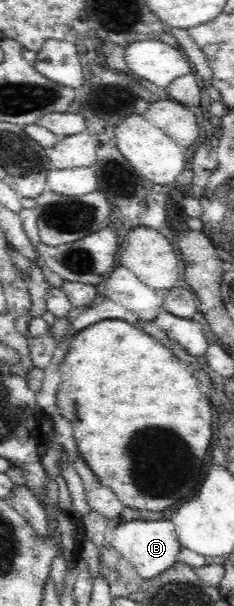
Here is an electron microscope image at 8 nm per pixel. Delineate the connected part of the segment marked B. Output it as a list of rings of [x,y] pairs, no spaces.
[[[168,518],[118,520],[112,524],[109,538],[109,544],[113,549],[116,549],[122,557],[135,567],[143,580],[152,579],[152,577],[156,577],[162,571],[172,567],[177,562],[177,556],[181,549],[181,543],[174,531],[174,524]]]

